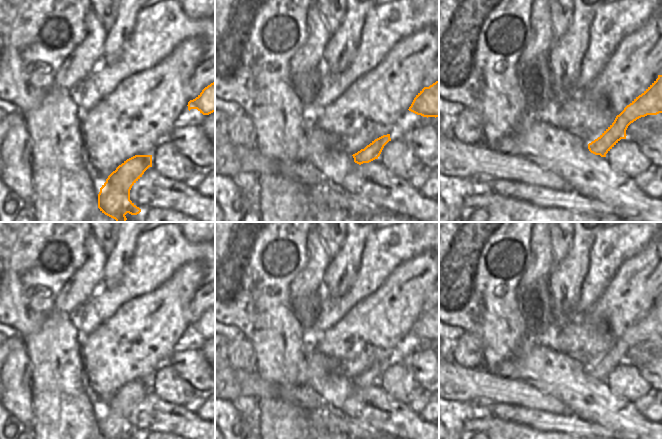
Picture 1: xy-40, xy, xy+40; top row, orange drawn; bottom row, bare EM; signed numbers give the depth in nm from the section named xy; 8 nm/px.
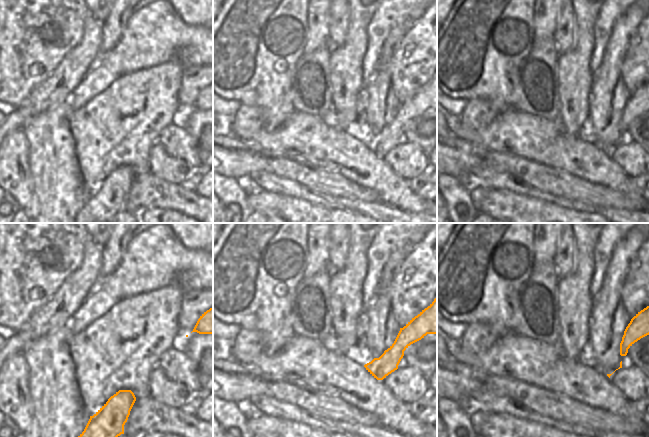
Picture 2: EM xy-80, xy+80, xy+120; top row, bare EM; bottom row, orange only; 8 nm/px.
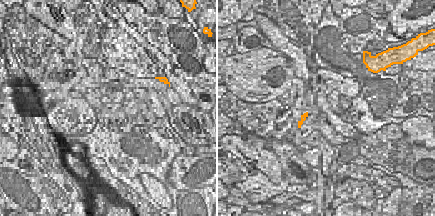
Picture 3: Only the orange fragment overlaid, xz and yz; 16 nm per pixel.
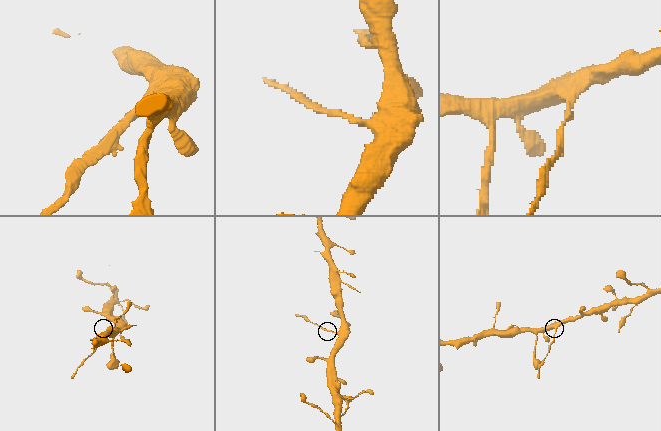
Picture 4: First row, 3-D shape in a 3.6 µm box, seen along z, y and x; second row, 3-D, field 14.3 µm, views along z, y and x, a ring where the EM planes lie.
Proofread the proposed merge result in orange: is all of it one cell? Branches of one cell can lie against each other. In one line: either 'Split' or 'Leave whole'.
Split

